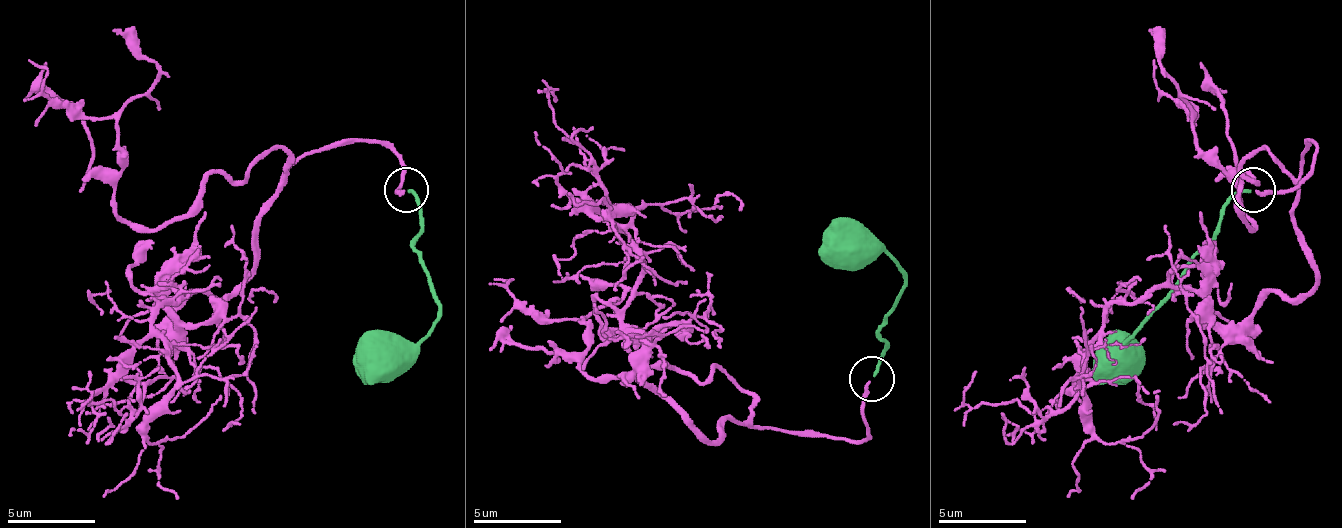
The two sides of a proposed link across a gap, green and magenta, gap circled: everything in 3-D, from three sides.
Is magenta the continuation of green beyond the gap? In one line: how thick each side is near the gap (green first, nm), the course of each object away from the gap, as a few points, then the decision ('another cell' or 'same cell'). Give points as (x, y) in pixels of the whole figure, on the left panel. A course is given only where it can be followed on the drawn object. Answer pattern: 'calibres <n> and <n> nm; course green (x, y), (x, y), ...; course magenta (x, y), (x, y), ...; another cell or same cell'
calibres 150 and 190 nm; course green (409, 191), (418, 200), (418, 235), (414, 253), (440, 319), (396, 363), (378, 363); course magenta (405, 191), (378, 142), (330, 142), (233, 292), (179, 323), (157, 288), (140, 407), (82, 407), (91, 372); same cell

